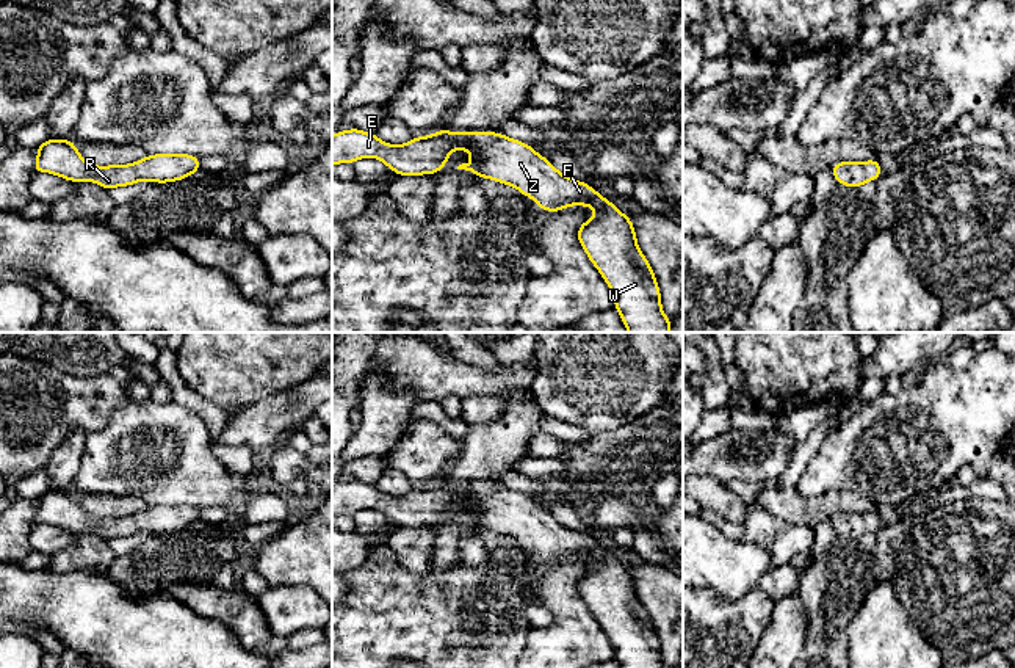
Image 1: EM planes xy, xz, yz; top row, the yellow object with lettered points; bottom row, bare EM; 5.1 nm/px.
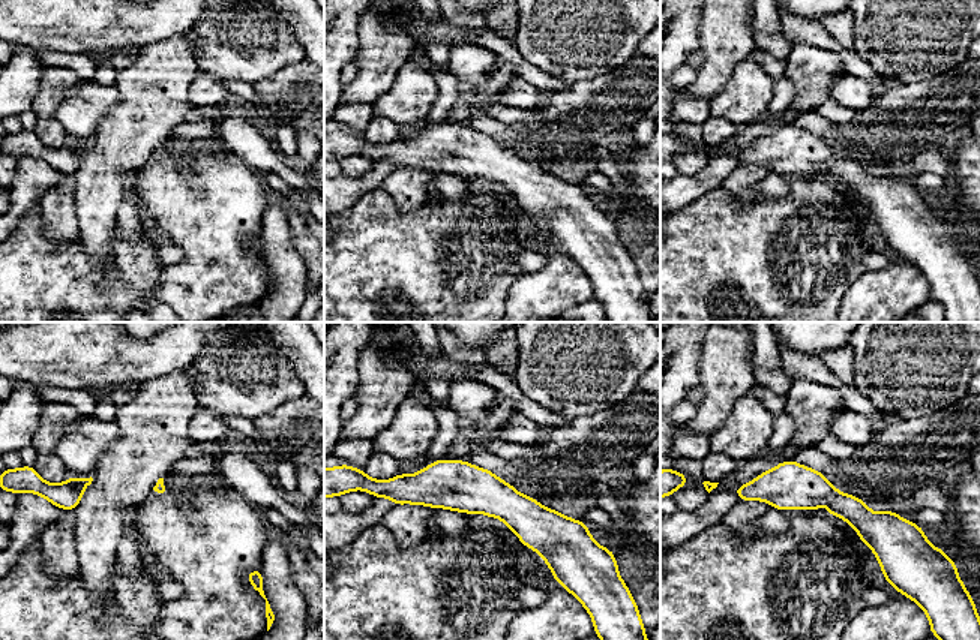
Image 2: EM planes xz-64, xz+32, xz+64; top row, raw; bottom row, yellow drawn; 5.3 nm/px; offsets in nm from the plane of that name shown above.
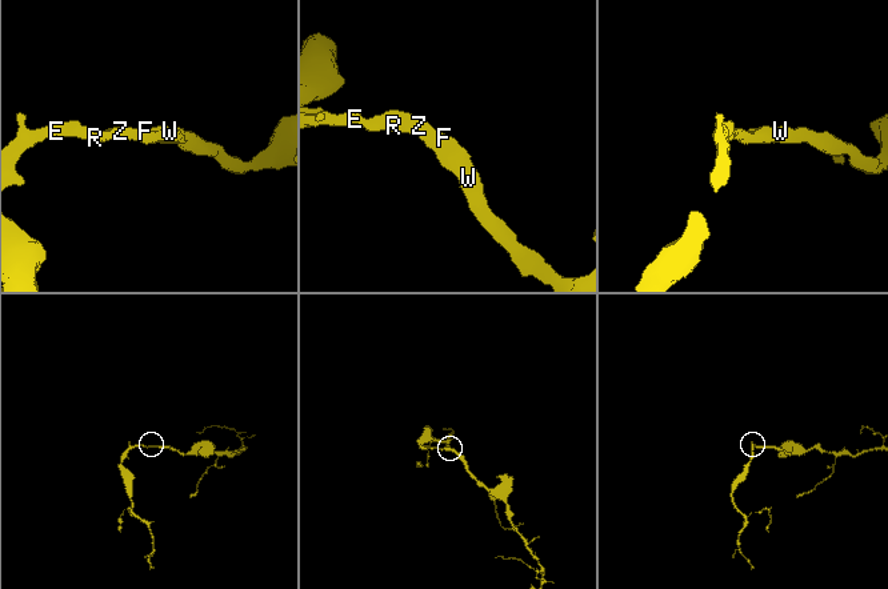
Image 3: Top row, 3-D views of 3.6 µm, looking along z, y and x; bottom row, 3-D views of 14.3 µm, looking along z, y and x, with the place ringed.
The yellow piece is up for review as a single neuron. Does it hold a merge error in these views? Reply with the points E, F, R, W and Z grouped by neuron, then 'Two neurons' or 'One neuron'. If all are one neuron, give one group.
Groups: E F R W Z. One neuron

